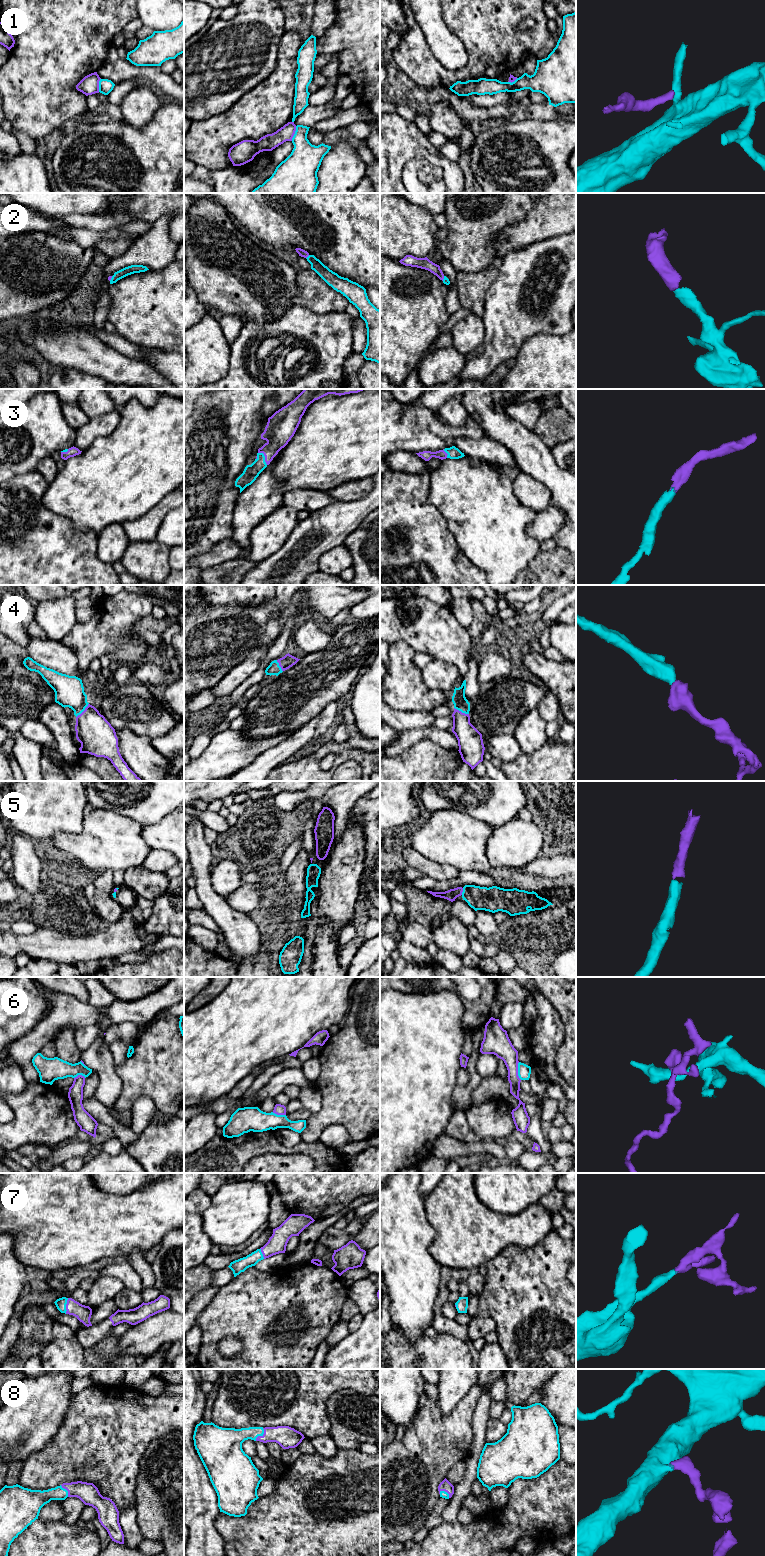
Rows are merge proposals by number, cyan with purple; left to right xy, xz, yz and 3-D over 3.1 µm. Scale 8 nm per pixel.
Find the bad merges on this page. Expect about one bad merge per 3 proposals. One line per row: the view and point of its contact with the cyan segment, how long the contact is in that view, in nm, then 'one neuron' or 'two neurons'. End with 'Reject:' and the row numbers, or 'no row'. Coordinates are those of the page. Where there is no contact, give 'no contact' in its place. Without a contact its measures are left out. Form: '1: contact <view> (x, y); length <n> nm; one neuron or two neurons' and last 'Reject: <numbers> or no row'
1: contact xz (295, 133); length 130 nm; two neurons
2: contact xz (307, 257); length 40 nm; one neuron
3: contact xz (264, 457); length 130 nm; one neuron
4: contact xy (83, 710); length 160 nm; one neuron
5: contact yz (463, 891); length 60 nm; one neuron
6: contact yz (518, 1071); length 150 nm; two neurons
7: contact xy (65, 1306); length 130 nm; one neuron
8: contact xz (261, 1435); length 120 nm; one neuron
Reject: 1, 6

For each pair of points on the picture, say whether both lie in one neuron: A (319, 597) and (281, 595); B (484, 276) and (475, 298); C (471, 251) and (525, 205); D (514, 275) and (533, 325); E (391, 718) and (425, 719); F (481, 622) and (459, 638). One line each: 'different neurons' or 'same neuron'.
A: different neurons
B: same neuron
C: same neuron
D: same neuron
E: same neuron
F: different neurons

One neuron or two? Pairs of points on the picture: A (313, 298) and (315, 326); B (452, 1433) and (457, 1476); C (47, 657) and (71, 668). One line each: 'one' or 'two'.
A: two
B: two
C: one

